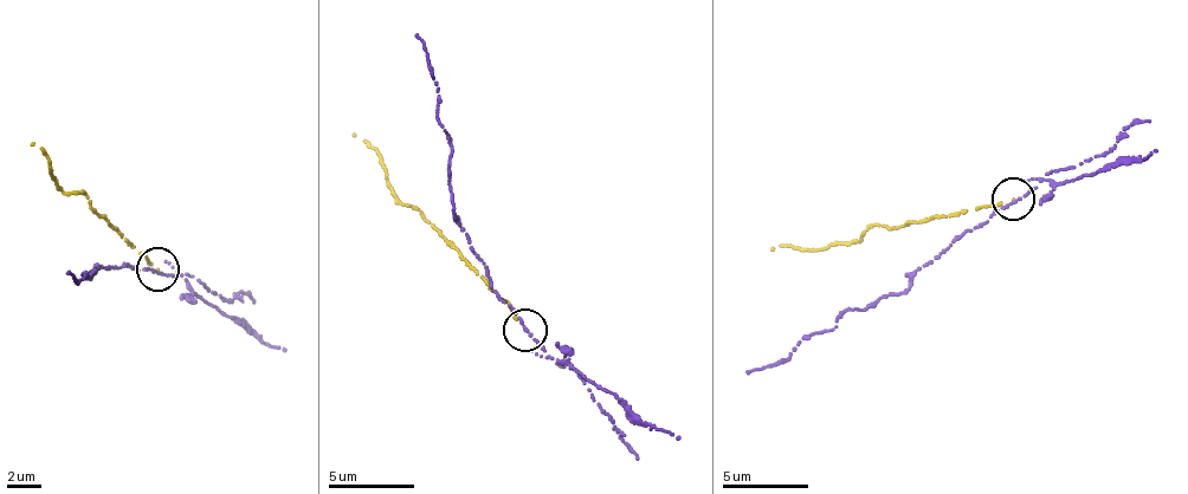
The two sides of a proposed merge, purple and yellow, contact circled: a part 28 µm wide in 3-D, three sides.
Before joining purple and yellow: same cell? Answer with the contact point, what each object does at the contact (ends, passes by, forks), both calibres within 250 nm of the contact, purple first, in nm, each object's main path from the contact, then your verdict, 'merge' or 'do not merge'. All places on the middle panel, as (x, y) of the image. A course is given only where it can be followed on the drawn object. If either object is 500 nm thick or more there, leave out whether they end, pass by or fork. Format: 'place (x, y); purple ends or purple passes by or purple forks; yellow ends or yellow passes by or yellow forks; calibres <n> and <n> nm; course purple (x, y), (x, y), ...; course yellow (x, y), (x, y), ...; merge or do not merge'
place (525, 330); purple passes by; yellow ends; calibres 180 and 100 nm; course purple (527, 330), (492, 280), (452, 208), (453, 147), (440, 125), (436, 110), (439, 86), (419, 32); course yellow (525, 332), (438, 228), (395, 196), (379, 151), (355, 136); merge

